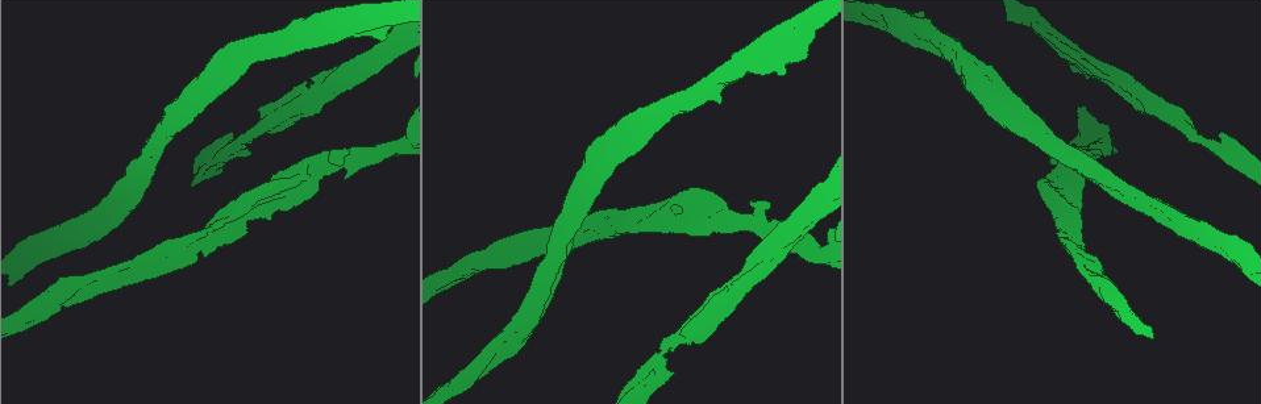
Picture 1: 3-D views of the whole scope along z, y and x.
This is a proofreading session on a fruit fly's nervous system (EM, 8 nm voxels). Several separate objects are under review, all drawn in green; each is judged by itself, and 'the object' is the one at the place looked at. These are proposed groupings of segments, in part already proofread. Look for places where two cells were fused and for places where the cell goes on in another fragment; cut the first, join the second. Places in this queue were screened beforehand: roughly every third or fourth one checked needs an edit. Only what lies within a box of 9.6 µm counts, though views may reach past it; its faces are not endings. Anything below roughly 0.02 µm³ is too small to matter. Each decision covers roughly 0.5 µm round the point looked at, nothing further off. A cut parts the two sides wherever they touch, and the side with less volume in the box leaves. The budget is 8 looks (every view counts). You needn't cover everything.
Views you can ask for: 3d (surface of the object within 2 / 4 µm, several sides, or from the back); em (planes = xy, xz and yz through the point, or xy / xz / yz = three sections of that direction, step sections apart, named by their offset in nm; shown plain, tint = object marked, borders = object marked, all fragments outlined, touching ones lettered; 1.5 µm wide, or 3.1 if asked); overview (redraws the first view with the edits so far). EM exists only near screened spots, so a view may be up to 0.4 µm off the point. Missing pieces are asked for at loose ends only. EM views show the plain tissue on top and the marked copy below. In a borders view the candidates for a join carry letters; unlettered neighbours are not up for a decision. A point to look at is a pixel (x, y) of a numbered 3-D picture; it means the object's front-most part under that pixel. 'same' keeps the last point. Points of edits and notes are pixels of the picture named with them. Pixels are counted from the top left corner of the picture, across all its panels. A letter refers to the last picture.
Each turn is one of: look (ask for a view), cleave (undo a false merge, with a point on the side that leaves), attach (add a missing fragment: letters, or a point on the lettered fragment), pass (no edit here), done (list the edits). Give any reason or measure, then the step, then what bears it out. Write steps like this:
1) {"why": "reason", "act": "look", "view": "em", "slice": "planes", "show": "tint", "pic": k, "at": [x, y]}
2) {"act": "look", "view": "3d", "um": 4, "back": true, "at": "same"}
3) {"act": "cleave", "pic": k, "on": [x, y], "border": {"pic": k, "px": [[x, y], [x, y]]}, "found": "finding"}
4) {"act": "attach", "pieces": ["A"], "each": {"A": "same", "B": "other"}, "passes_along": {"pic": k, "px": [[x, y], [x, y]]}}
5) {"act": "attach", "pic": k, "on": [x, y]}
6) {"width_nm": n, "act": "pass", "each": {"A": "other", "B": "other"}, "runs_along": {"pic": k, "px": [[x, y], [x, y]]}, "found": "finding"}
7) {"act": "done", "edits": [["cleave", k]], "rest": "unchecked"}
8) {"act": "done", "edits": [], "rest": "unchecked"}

{"why": "a fork", "act": "look", "view": "3d", "um": 4, "back": true, "pic": 1, "at": [511, 254]}

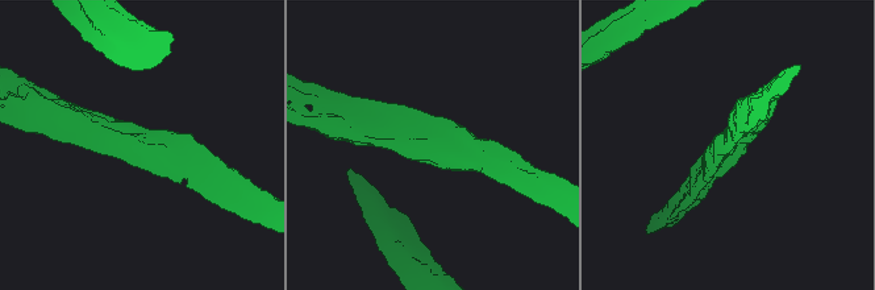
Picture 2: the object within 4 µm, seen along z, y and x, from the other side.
{"act": "look", "view": "em", "slice": "planes", "show": "borders", "pic": 2, "at": [139, 150]}

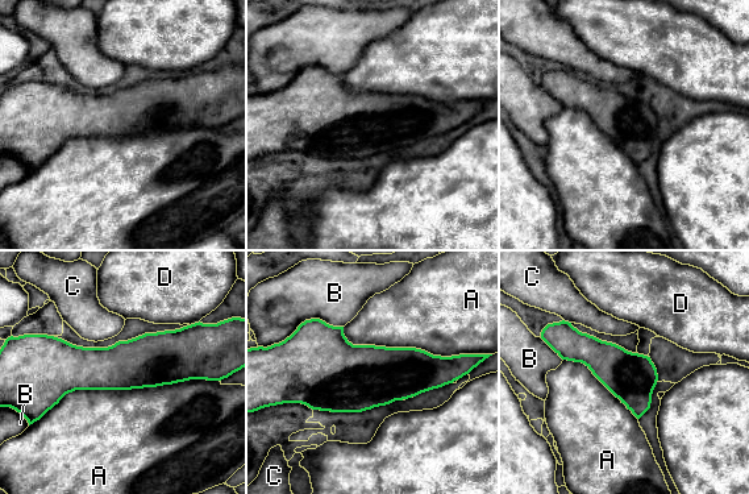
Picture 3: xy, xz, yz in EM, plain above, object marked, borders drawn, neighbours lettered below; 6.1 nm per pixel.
{"act": "pass", "each": {"A": "other", "B": "other", "C": "other", "D": "other"}, "border": {"pic": 3, "px": [[209, 380], [75, 389], [40, 418]]}, "found": "one cell here"}

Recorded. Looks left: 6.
{"why": "closes a loop", "act": "look", "view": "3d", "um": 2, "pic": 1, "at": [1194, 224]}

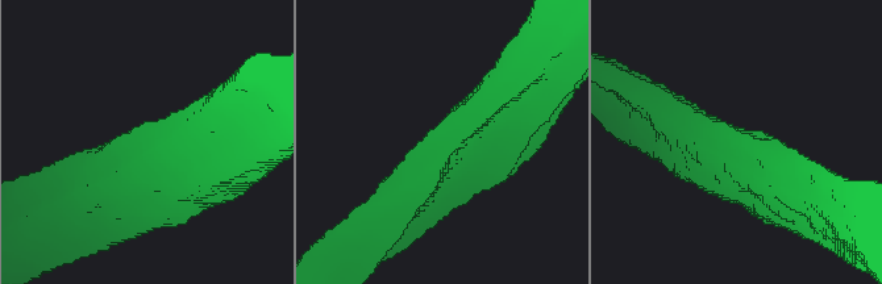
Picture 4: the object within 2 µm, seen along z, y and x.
{"arm_widths_nm": [280, 340], "act": "look", "view": "em", "slice": "planes", "show": "borders", "pic": 4, "at": [441, 146]}

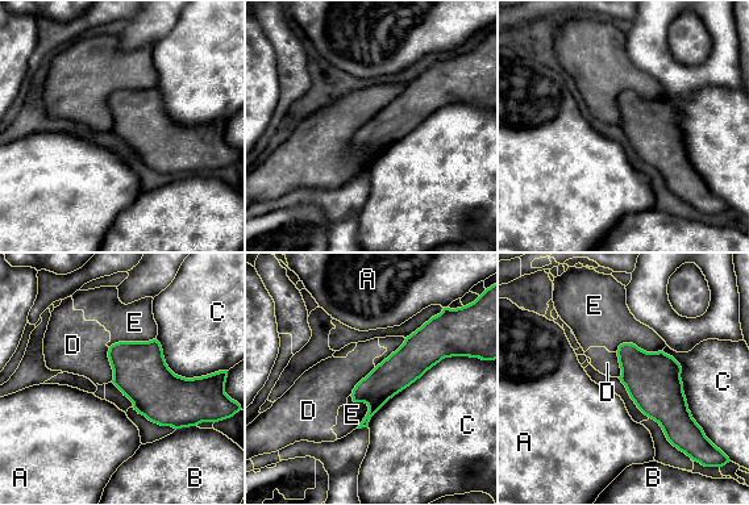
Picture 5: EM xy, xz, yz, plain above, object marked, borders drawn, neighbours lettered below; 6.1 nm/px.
{"act": "pass", "each": {"A": "other", "B": "other", "C": "other", "D": "other", "E": "other"}, "runs_along": {"pic": 5, "px": [[411, 339], [365, 424]]}, "found": "one cell here"}

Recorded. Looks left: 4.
{"why": "free end", "act": "look", "view": "em", "slice": "planes", "show": "borders", "pic": 1, "at": [1058, 223]}

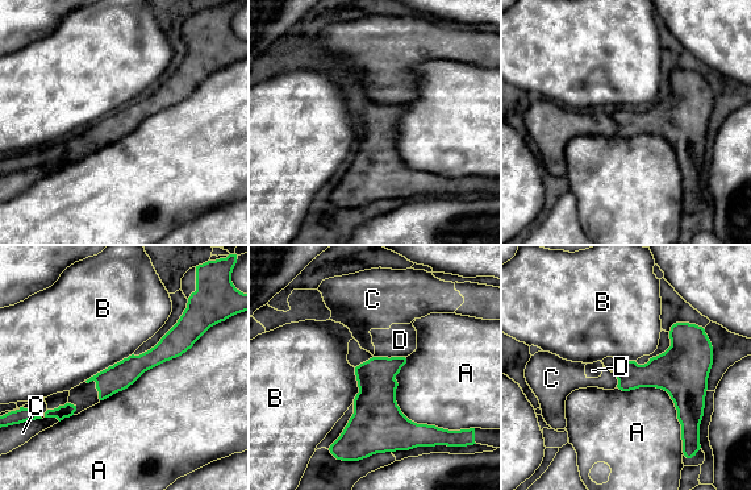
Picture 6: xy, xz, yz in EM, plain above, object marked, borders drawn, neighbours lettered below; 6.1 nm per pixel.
{"act": "pass", "each": {"A": "other", "B": "other", "C": "other", "D": "other"}, "runs_along": {"pic": 6, "px": [[190, 331], [129, 369], [101, 395]]}, "found": "none of them fits"}

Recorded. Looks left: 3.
{"act": "done", "edits": [], "rest": "unchecked"}

